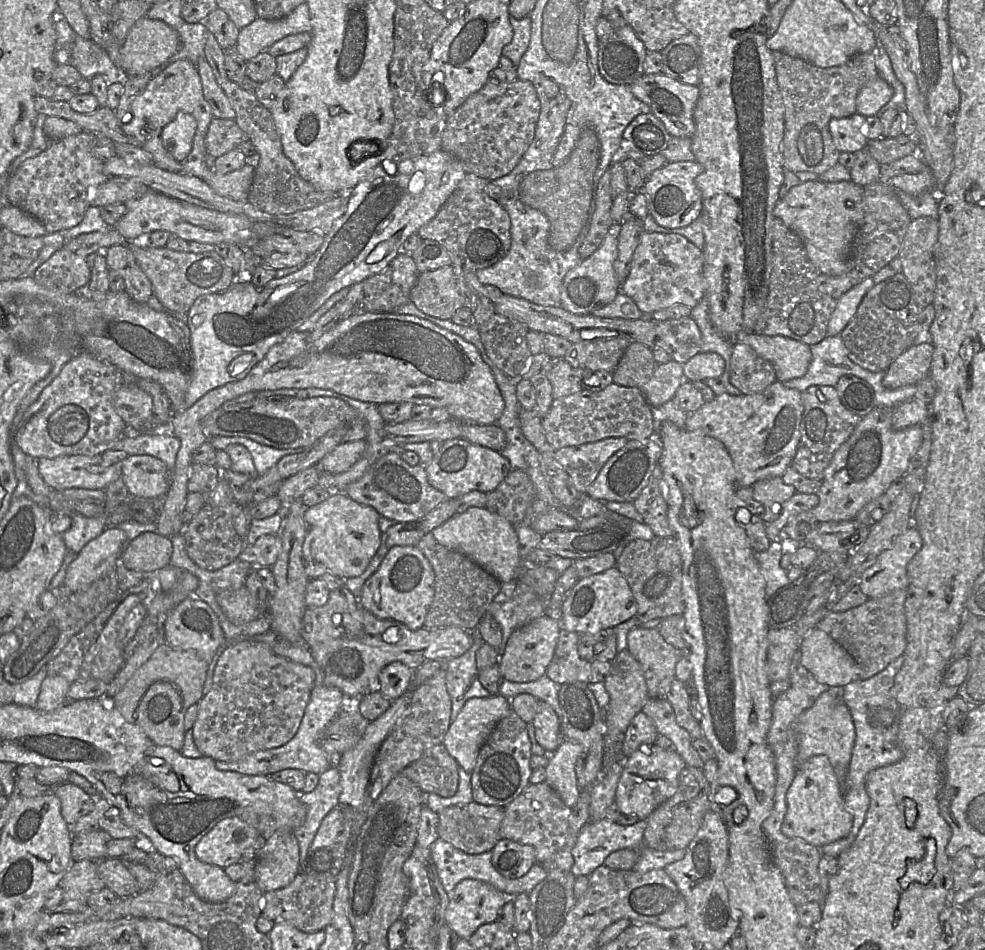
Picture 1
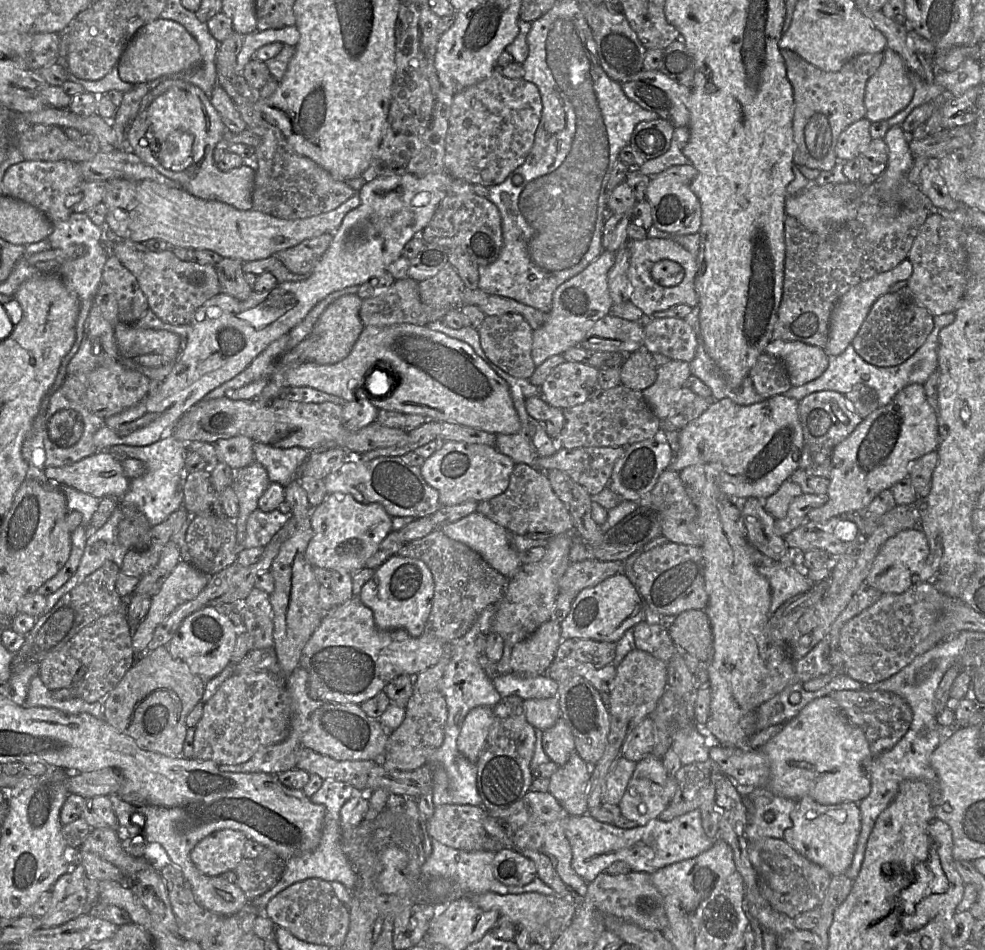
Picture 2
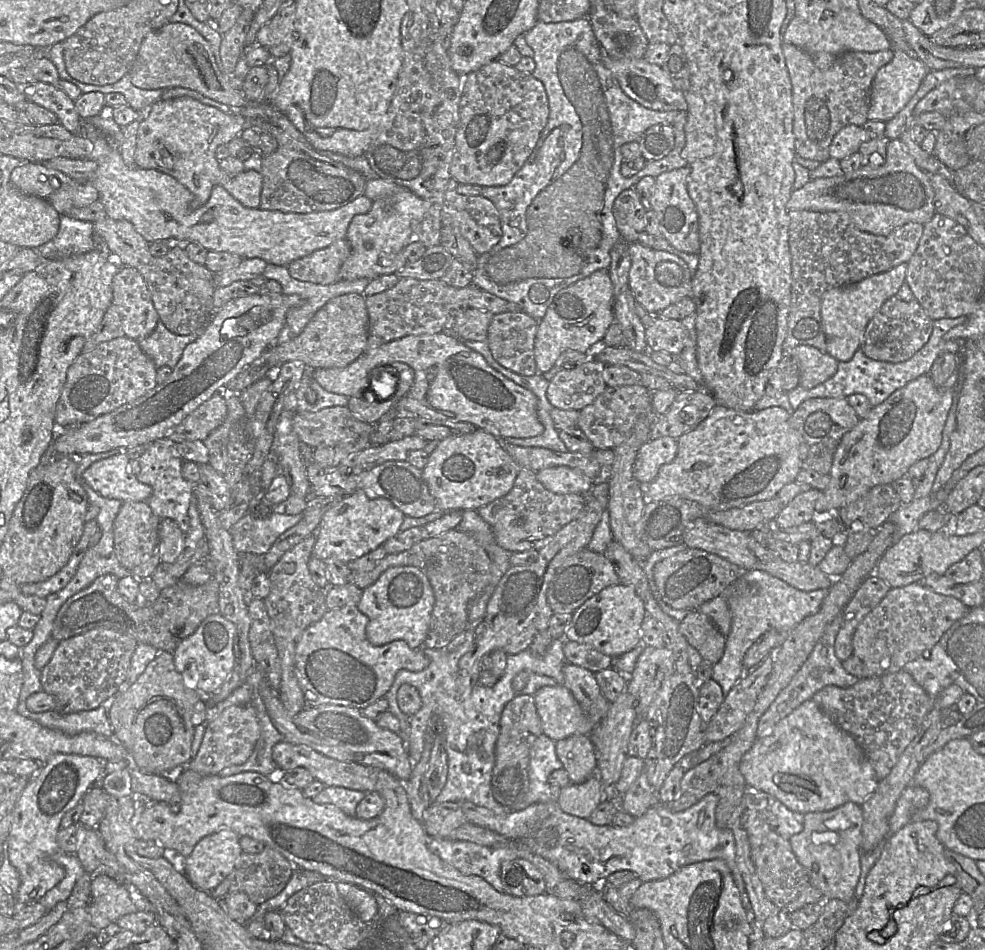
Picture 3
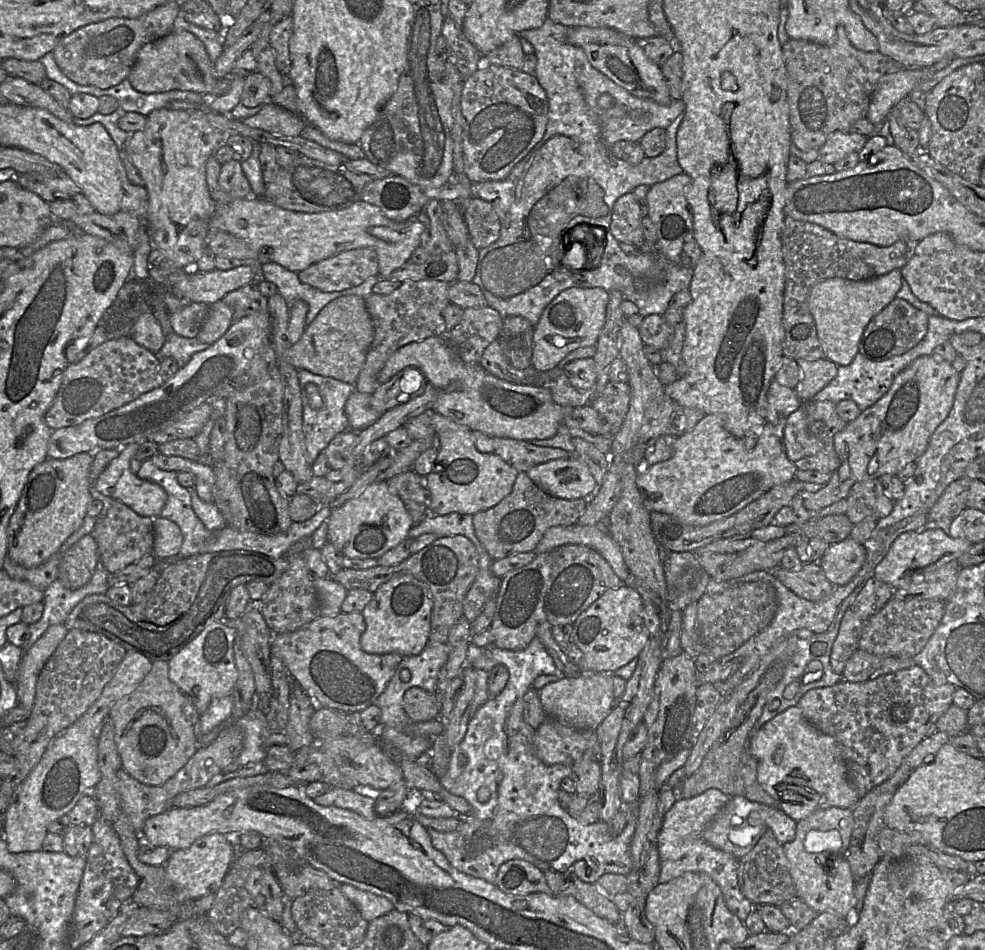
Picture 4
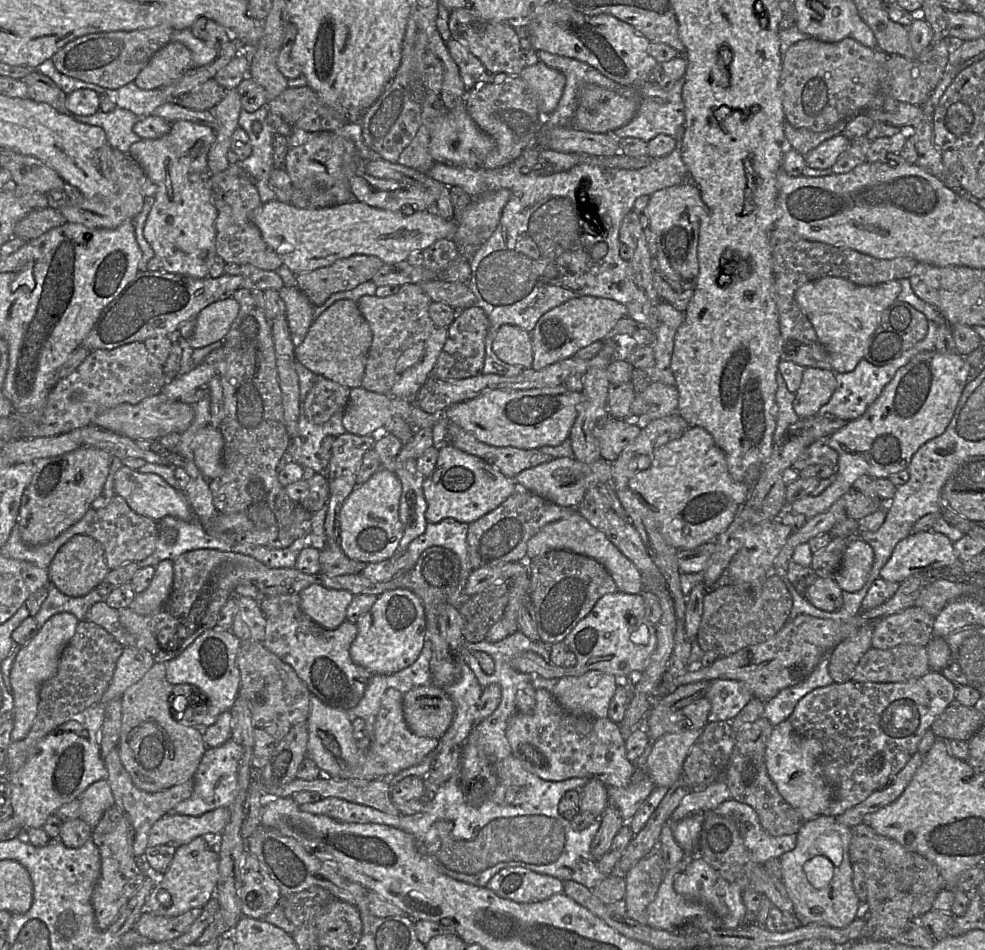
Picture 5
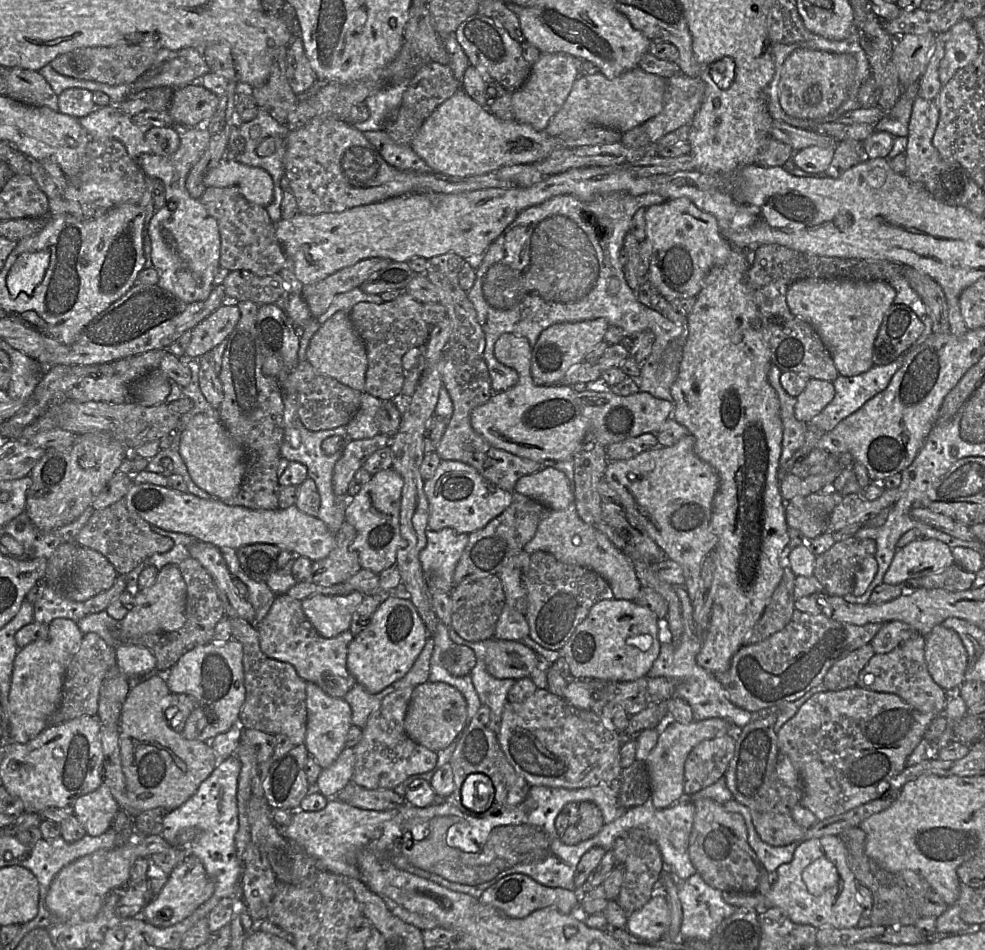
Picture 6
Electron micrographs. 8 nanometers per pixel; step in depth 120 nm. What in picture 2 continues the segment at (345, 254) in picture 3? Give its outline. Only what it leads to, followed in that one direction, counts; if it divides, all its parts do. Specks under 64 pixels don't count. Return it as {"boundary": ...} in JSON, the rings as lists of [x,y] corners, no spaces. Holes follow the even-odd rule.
{"boundary":[[[326,233],[279,251],[274,257],[295,274],[311,274],[330,247],[332,240],[333,234]]]}

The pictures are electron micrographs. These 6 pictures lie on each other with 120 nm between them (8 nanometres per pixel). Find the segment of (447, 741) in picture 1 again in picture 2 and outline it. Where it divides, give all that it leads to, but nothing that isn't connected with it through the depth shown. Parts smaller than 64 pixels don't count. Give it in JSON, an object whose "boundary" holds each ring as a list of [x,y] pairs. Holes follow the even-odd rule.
{"boundary":[[[475,707],[466,715],[457,739],[457,748],[469,762],[477,762],[493,722],[492,707]]]}

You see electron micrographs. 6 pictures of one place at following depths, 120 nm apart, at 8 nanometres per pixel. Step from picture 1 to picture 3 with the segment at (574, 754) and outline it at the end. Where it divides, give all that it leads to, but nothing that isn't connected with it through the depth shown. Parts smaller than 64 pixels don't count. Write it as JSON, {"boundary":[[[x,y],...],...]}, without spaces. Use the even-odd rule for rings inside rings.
{"boundary":[[[596,773],[584,783],[570,783],[561,788],[557,801],[559,807],[564,812],[580,818],[588,819],[604,800],[602,784]]]}

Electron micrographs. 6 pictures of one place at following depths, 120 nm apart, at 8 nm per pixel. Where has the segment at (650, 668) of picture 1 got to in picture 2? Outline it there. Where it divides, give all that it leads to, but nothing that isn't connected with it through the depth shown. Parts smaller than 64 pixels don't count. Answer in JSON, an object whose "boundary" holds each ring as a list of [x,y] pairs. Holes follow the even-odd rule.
{"boundary":[[[643,620],[633,628],[635,649],[652,654],[668,663],[672,656],[681,651],[670,638],[667,628]]]}

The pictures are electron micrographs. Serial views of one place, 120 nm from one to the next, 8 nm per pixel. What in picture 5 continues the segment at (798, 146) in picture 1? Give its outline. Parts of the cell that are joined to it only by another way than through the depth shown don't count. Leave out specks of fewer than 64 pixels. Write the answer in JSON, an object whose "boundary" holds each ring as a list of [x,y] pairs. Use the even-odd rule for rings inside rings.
{"boundary":[[[848,37],[836,43],[825,43],[813,38],[799,41],[782,58],[780,90],[786,122],[796,129],[822,132],[840,122],[846,122],[868,108],[881,108],[881,82],[888,79],[889,92],[897,101],[922,105],[942,79],[948,67],[948,54],[949,52],[941,53],[936,61],[925,61],[888,54],[878,48],[866,47]]]}

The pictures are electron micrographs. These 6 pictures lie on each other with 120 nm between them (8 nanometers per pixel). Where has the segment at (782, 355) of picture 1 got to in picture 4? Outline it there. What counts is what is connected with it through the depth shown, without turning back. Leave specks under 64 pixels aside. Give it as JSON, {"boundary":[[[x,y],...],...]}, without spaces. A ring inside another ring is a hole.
{"boundary":[[[829,359],[797,360],[801,368],[801,380],[795,388],[796,394],[804,402],[813,401],[813,397],[827,386],[837,375],[838,365]]]}

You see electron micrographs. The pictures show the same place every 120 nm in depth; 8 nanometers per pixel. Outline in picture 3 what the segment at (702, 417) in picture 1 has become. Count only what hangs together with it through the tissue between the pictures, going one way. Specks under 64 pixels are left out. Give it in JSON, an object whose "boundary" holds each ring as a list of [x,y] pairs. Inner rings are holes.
{"boundary":[[[716,404],[705,420],[677,439],[675,459],[661,466],[652,482],[642,485],[644,496],[647,501],[668,497],[687,498],[711,510],[727,510],[775,497],[784,485],[795,481],[801,470],[803,439],[790,426],[789,419],[790,413],[778,406],[739,411]]]}

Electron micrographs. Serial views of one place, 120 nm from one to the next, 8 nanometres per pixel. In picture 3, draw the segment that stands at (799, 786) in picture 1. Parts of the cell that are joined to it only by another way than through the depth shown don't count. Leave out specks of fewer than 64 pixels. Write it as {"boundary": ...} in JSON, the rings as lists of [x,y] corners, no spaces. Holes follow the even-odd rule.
{"boundary":[[[847,802],[826,812],[804,814],[803,829],[788,839],[797,861],[825,900],[839,899],[849,902],[855,897],[859,879],[862,821],[860,805]]]}

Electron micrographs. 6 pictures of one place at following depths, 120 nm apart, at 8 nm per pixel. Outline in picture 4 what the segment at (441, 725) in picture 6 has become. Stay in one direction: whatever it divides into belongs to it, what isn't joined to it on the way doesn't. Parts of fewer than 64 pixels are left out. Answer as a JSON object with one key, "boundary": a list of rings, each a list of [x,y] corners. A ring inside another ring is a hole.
{"boundary":[[[419,687],[409,688],[403,696],[403,708],[413,723],[428,722],[437,719],[440,706],[436,694]]]}

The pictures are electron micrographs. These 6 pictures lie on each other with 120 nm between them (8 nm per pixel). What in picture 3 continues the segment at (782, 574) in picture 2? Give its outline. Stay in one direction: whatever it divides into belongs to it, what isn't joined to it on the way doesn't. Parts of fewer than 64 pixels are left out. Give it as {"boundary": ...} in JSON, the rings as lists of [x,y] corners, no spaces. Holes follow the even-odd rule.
{"boundary":[[[762,570],[744,571],[740,579],[743,583],[754,586],[756,593],[751,596],[735,595],[731,598],[731,630],[726,637],[721,659],[712,666],[711,678],[721,686],[725,696],[745,674],[742,659],[749,647],[771,629],[791,631],[803,619],[819,610],[828,592],[828,589],[801,591]]]}

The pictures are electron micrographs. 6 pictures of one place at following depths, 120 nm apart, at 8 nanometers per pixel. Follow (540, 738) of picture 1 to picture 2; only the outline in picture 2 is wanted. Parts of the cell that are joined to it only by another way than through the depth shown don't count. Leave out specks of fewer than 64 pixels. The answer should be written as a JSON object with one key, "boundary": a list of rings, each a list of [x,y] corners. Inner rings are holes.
{"boundary":[[[562,717],[551,728],[543,731],[542,741],[550,760],[559,766],[564,765],[576,751],[571,729]]]}

